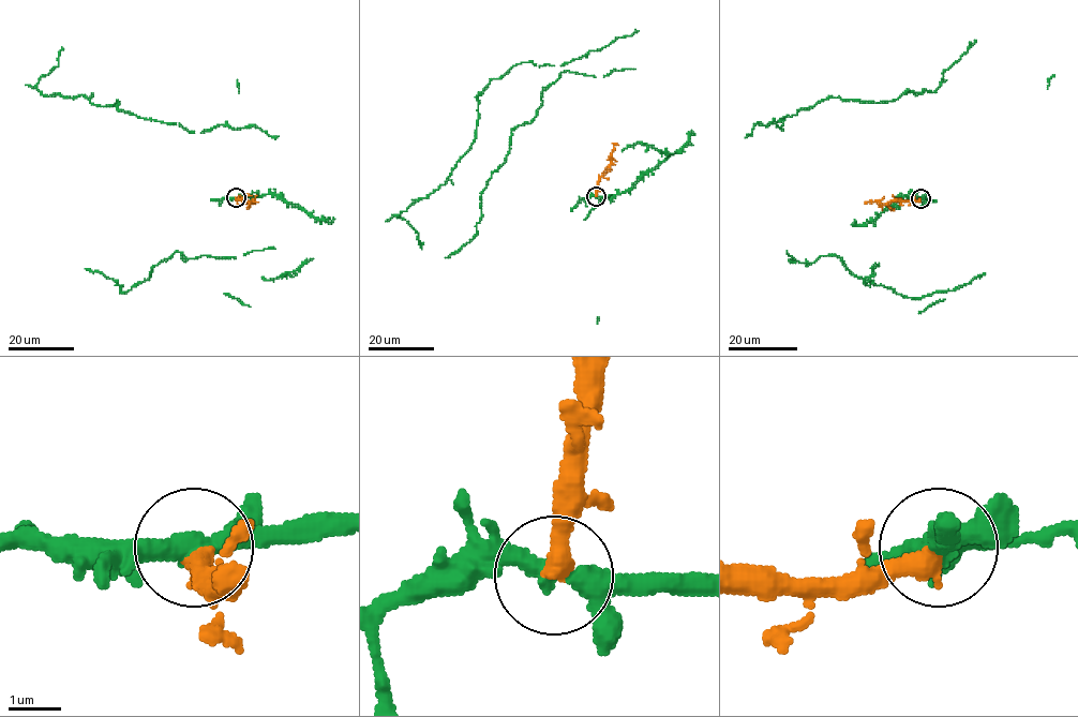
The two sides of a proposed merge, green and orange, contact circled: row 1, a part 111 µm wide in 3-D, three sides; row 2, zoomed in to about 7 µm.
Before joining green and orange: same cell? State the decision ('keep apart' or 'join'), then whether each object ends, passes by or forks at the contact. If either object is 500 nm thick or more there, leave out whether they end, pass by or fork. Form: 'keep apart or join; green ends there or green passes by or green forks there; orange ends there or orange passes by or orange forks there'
keep apart; green passes by; orange ends there

